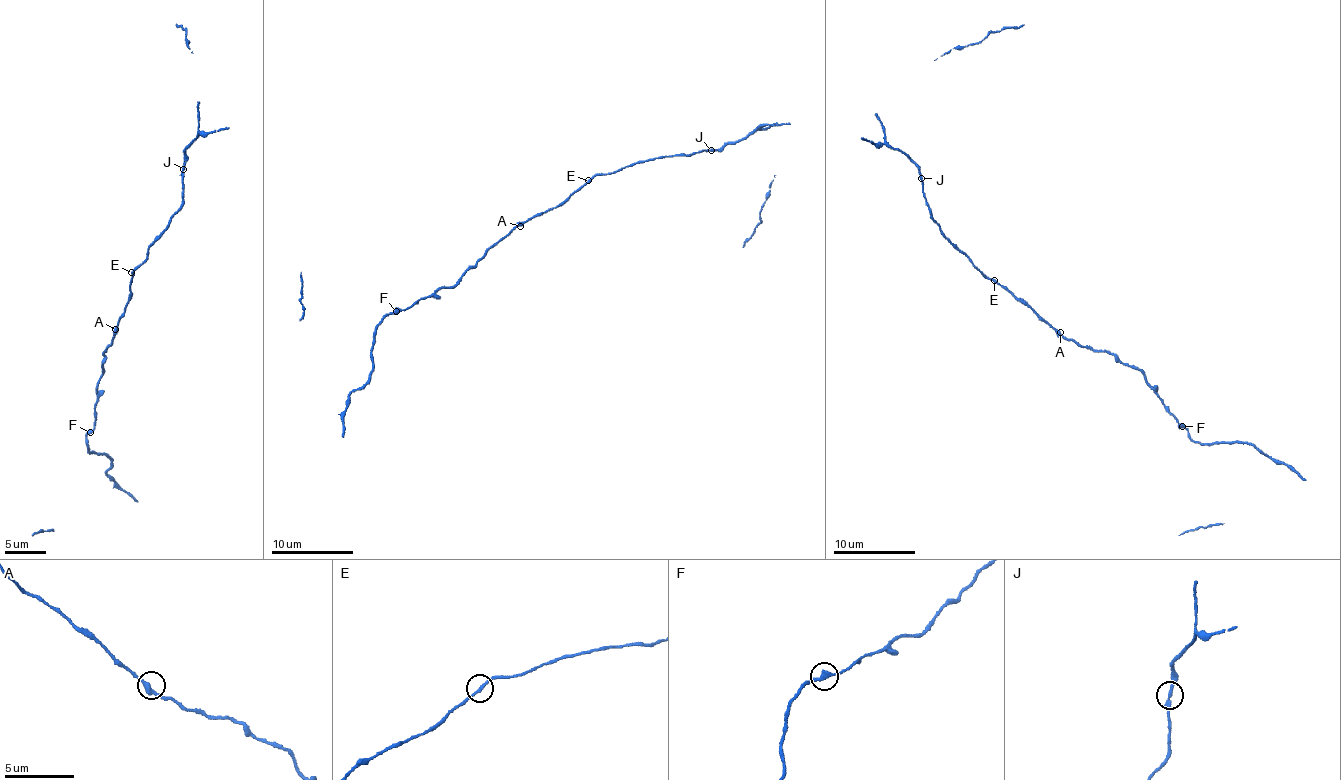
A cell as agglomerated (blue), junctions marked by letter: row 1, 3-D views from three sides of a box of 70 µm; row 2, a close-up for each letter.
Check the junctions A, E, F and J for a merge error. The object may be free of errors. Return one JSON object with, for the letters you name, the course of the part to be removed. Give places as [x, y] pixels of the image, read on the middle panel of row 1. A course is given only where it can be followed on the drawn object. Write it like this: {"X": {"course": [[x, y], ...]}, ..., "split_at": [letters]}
{"split_at": []}

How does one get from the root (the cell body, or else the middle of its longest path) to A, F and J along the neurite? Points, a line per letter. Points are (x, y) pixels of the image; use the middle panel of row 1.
A: (589, 180), (552, 208), (520, 226)
F: (589, 180), (552, 208), (522, 222), (498, 240), (452, 286), (445, 286), (396, 310)
J: (589, 180), (598, 174), (621, 170), (634, 162), (712, 149)

